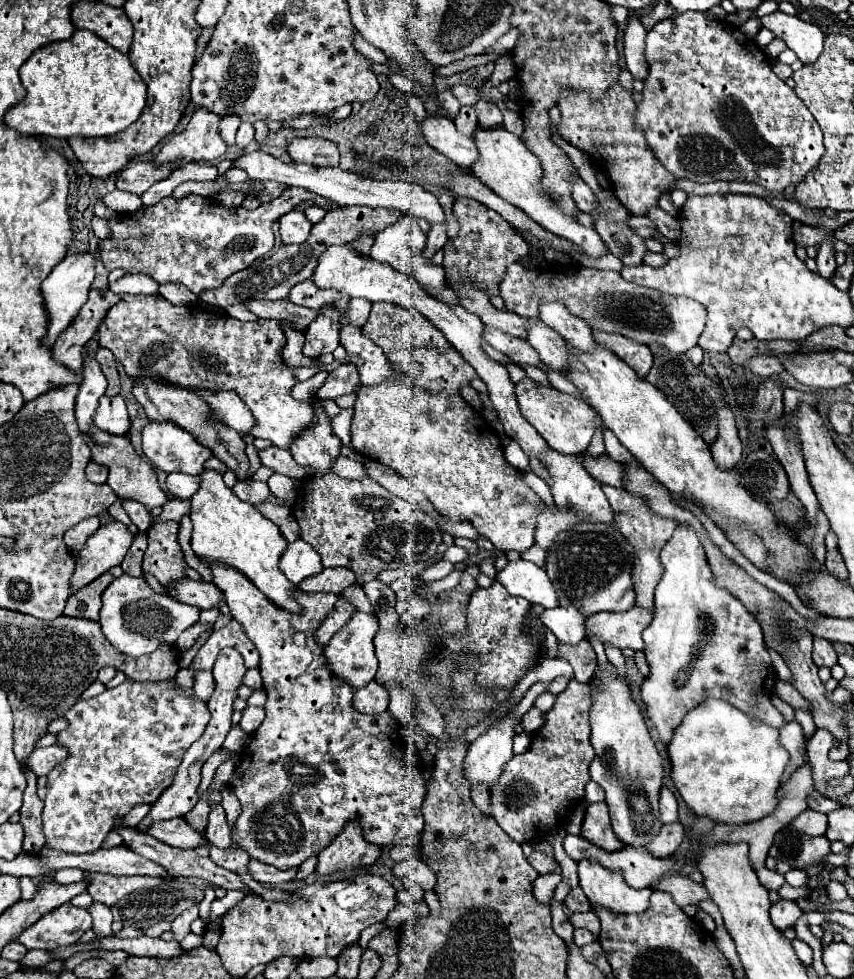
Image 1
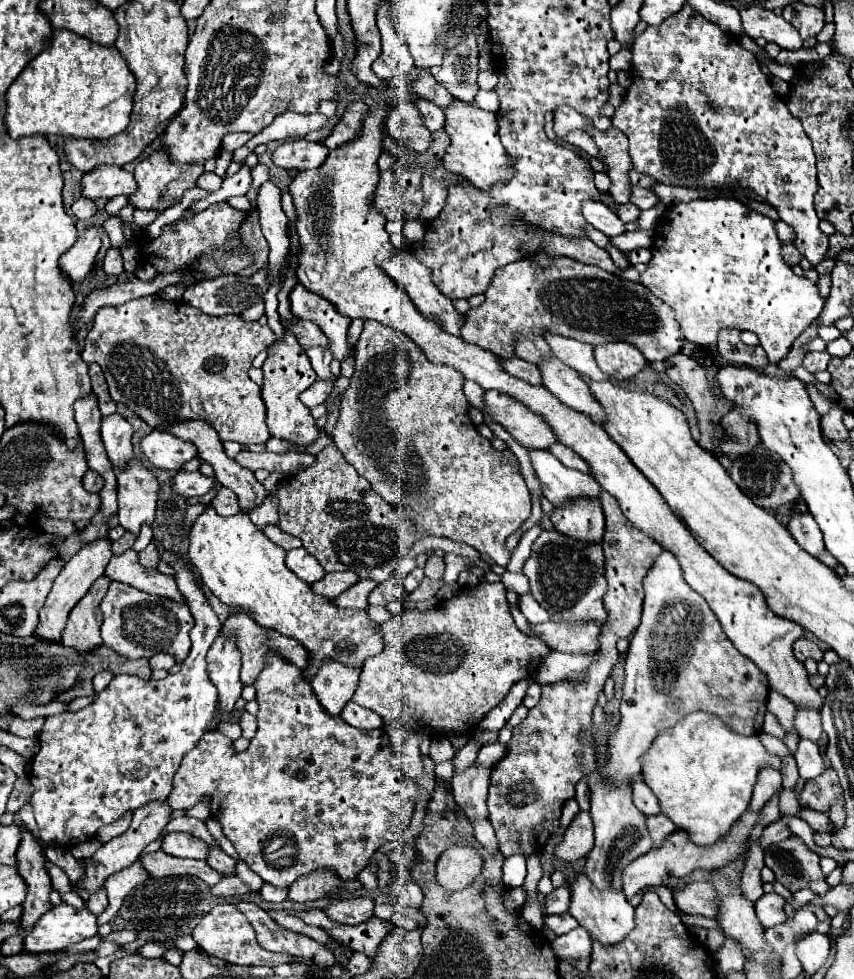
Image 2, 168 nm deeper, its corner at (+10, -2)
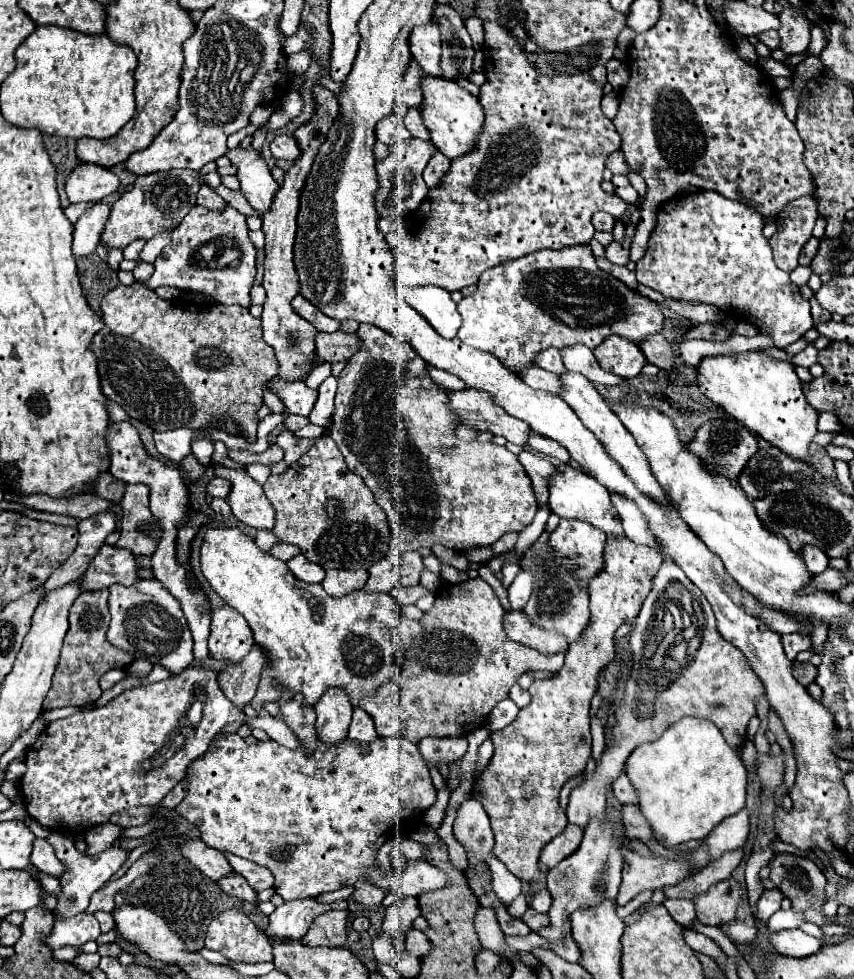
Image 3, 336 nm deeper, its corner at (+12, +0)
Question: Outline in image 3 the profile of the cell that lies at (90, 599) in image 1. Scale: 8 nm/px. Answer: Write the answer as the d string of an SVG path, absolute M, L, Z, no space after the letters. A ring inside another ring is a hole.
M104 588L100 592L82 592L72 604L70 630L64 638L60 662L52 678L52 688L48 690L46 700L44 700L44 710L62 708L62 706L84 706L84 704L96 702L102 694L98 686L100 676L112 668L122 668L124 664L134 660L128 652L112 646L106 640L106 630L110 622L106 602L108 602L108 590Z

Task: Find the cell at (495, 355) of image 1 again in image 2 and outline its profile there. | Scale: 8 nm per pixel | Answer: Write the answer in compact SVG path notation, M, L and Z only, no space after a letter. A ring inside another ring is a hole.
M394 250L394 258L382 262L382 270L384 270L402 290L406 290L406 296L414 302L414 306L418 308L418 312L420 312L422 316L426 316L428 320L440 324L444 332L450 332L450 334L454 334L454 336L460 334L460 326L458 326L458 324L460 324L460 320L462 320L462 314L452 306L452 300L446 298L446 296L434 286L434 282L430 282L430 272L426 272L426 266L418 264L416 258L412 258L412 254Z

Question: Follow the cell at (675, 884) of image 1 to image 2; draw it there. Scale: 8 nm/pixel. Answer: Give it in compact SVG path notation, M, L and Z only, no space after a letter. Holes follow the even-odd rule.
M710 882L686 884L680 892L674 894L674 902L684 914L698 914L698 916L706 916L706 918L718 918L716 890Z

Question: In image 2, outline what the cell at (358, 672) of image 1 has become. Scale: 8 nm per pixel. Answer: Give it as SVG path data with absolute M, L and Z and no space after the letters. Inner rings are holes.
M326 662L314 676L314 682L310 682L320 706L330 716L340 716L350 702L358 686L358 674L360 670L346 670L346 666L338 666L338 662Z

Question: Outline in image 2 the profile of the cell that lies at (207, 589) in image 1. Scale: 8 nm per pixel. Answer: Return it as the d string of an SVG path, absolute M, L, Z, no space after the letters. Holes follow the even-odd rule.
M132 548L120 556L112 556L110 564L106 566L104 576L110 580L116 580L116 582L124 582L128 586L134 586L134 588L148 592L148 594L156 594L156 596L184 602L184 598L178 594L178 588L174 586L174 578L164 576L158 570L146 570L138 562L138 552Z

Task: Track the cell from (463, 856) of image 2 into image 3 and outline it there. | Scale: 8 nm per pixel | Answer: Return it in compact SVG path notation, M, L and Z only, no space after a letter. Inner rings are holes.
M284 692L284 696L280 696L278 700L280 706L280 718L290 726L290 730L296 734L300 746L296 750L288 750L284 746L278 746L274 740L266 740L266 742L256 742L256 744L246 744L244 738L240 738L238 734L228 734L228 736L216 736L212 740L212 746L208 748L208 752L204 752L204 756L198 756L196 760L192 760L192 764L188 766L188 772L184 776L184 780L188 780L188 792L184 796L184 800L174 808L182 818L186 818L188 822L192 822L198 830L200 830L200 838L216 848L216 850L228 850L240 858L246 858L250 862L256 862L260 866L266 866L272 874L274 874L274 890L284 898L284 900L296 900L296 898L308 898L308 896L320 896L324 892L332 892L332 890L340 890L342 886L350 886L354 884L360 876L372 878L376 886L384 888L387 893L394 893L399 899L412 896L418 897L422 892L432 892L432 890L440 890L444 888L444 884L448 884L448 874L436 866L432 866L425 860L416 860L408 862L407 867L400 872L392 870L388 876L382 876L381 872L374 870L376 866L374 854L376 850L386 842L386 838L392 834L394 828L398 826L410 826L410 822L416 822L424 816L424 812L436 802L436 788L432 786L428 768L424 758L420 756L420 750L416 744L412 744L410 740L404 738L376 738L372 744L356 744L356 740L342 740L340 744L322 744L320 738L316 736L314 724L316 724L316 712L314 708L304 708L304 700L300 702L300 696L292 696L292 692Z

